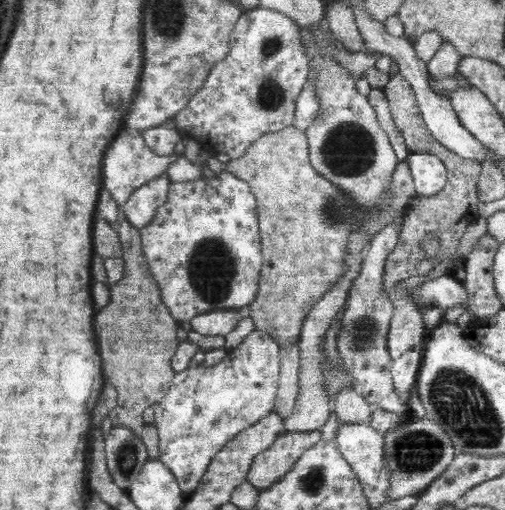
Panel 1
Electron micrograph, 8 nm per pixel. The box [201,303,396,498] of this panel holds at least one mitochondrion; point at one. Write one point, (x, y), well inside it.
(364, 330)

